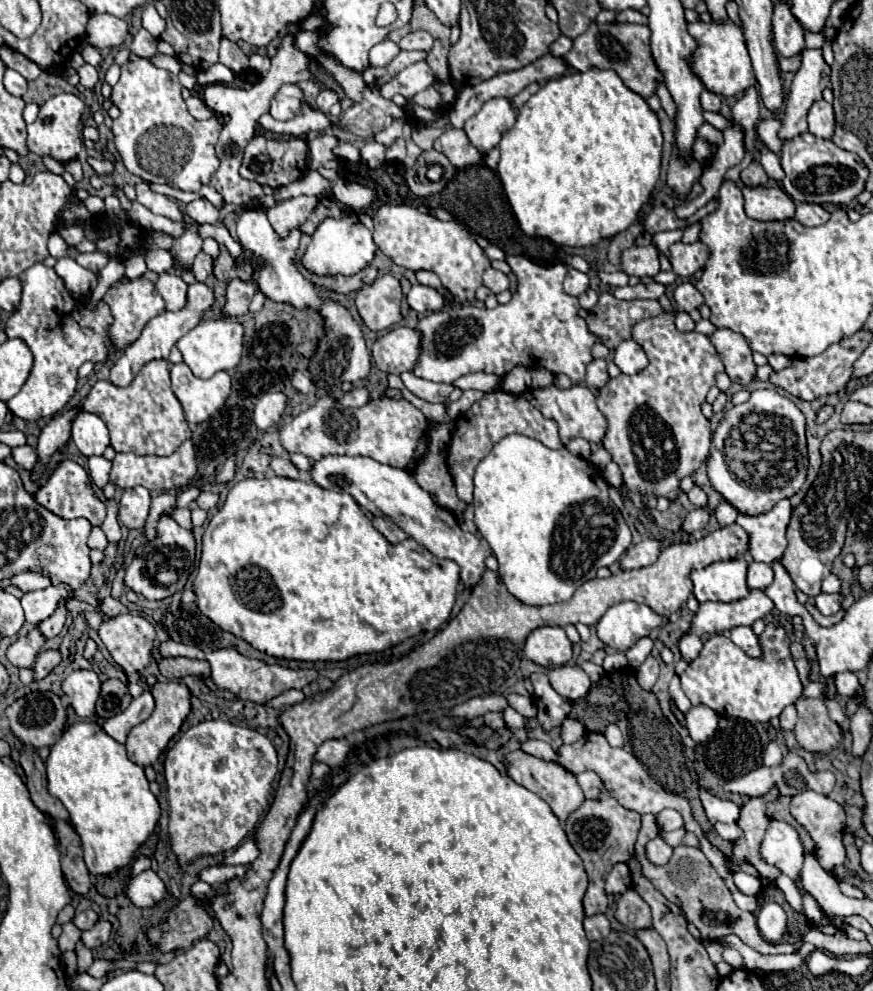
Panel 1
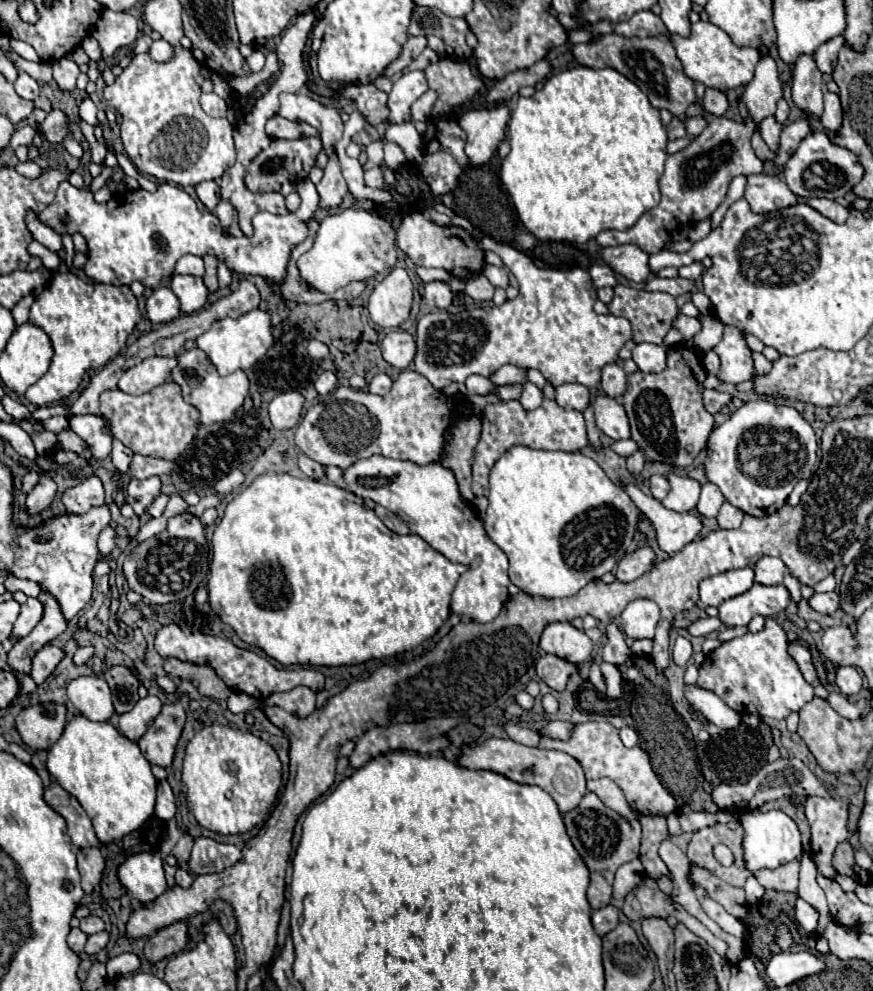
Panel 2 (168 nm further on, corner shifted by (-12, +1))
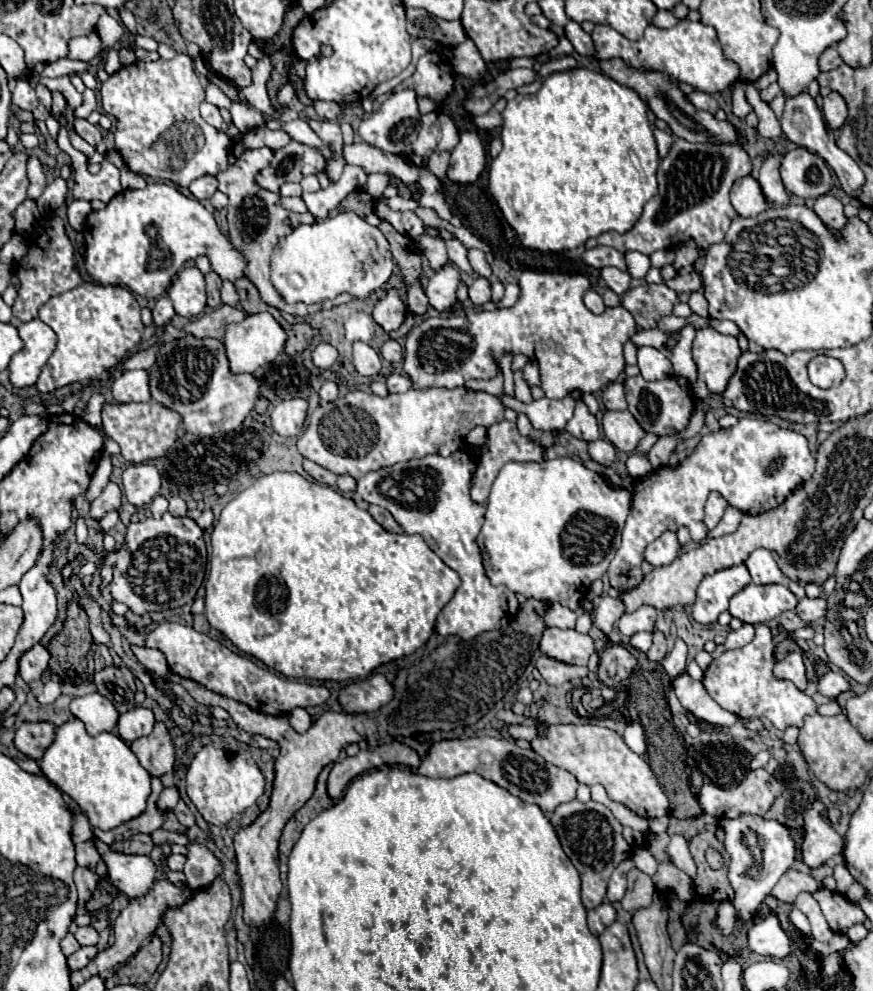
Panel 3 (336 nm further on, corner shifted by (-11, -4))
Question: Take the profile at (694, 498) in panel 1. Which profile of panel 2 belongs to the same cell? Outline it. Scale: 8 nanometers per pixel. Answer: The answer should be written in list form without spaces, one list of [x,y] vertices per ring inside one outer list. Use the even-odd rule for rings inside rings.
[[[705,483],[701,487],[701,497],[699,497],[699,503],[697,503],[697,511],[703,517],[717,517],[723,501],[725,501],[725,497],[719,491],[719,487],[715,487],[713,483]]]

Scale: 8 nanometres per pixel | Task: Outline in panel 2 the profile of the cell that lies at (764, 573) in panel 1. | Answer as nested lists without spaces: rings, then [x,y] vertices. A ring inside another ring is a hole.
[[[763,557],[755,563],[755,581],[761,585],[779,585],[787,571],[785,563],[777,557]]]

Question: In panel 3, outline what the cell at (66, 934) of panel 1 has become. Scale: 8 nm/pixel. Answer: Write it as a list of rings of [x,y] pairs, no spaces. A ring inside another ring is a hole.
[[[68,932],[68,934],[62,938],[60,948],[62,948],[64,956],[70,956],[70,954],[74,954],[74,952],[80,948],[80,944],[78,944],[78,942],[76,942],[76,938],[74,938],[74,936]]]

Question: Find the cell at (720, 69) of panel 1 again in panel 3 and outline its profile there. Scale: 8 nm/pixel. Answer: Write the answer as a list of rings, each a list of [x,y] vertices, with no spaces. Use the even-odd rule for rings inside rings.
[[[686,18],[678,20],[678,24],[672,28],[656,28],[650,24],[640,42],[632,42],[632,40],[624,38],[610,26],[596,24],[592,30],[592,40],[596,46],[598,60],[620,58],[634,70],[642,70],[642,72],[656,70],[676,82],[686,82],[692,88],[708,92],[708,94],[726,90],[740,76],[738,66],[724,58],[714,28],[704,26],[702,22],[690,22]]]

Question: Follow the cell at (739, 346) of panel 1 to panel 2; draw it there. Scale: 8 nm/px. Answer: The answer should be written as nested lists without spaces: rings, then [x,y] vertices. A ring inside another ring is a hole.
[[[725,327],[723,339],[713,347],[721,359],[719,379],[725,383],[743,383],[755,375],[751,349],[737,327]]]

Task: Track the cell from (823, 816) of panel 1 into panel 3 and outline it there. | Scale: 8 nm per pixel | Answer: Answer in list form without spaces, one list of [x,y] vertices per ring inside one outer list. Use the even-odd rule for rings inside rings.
[[[814,802],[810,812],[804,816],[804,840],[802,840],[802,862],[808,868],[826,864],[832,856],[840,854],[844,840],[840,834],[822,818],[822,804]]]

